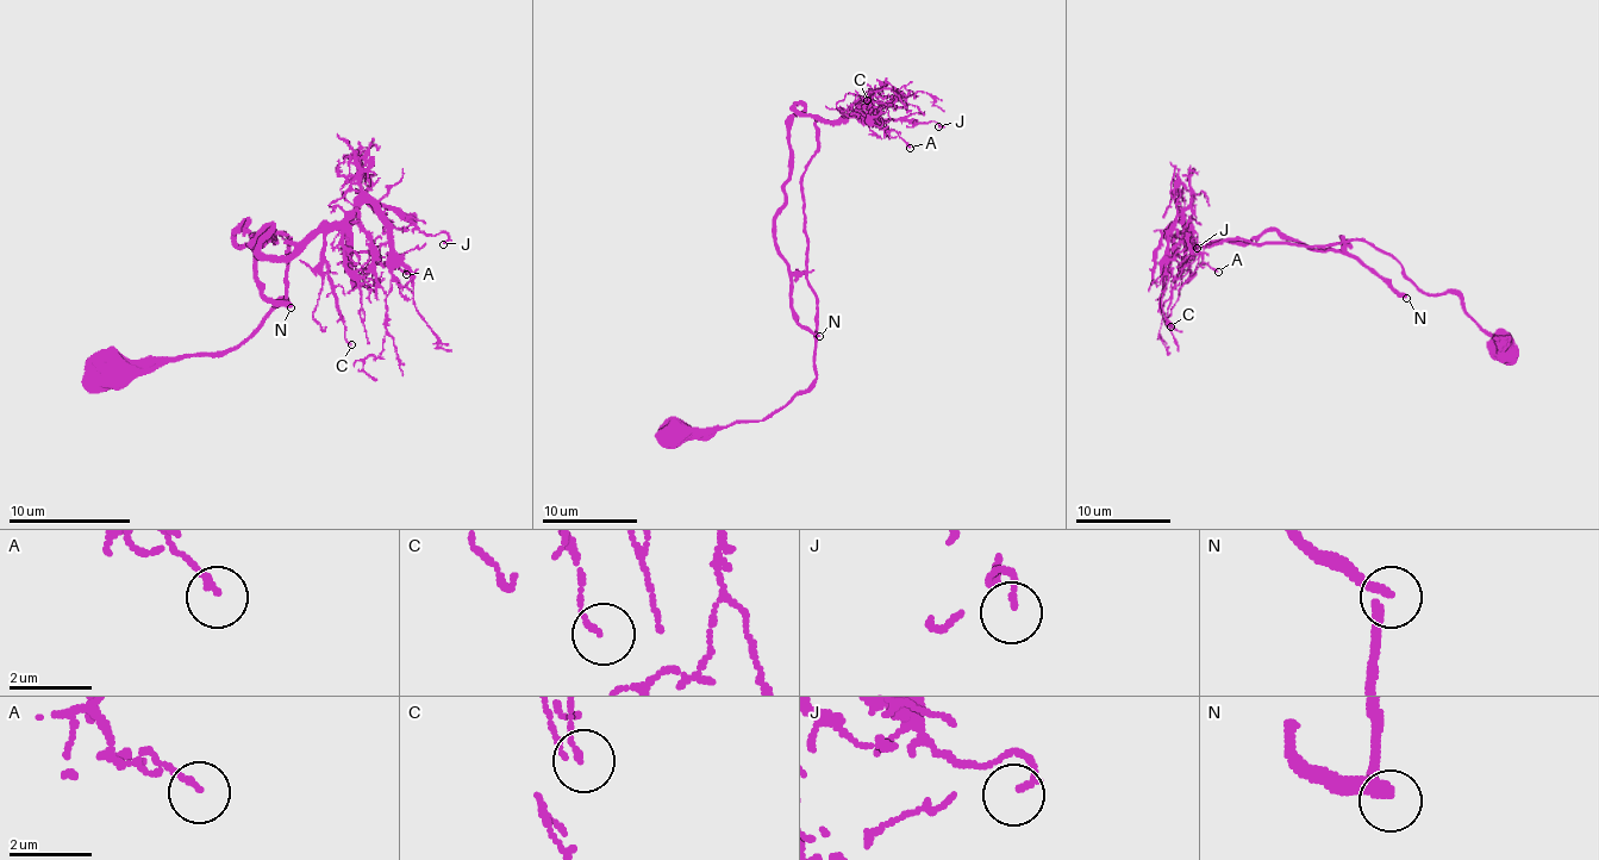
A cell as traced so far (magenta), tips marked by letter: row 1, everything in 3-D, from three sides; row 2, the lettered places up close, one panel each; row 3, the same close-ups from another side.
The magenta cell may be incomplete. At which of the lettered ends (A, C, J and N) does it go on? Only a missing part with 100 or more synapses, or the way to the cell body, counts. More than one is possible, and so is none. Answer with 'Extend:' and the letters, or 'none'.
Extend: N

